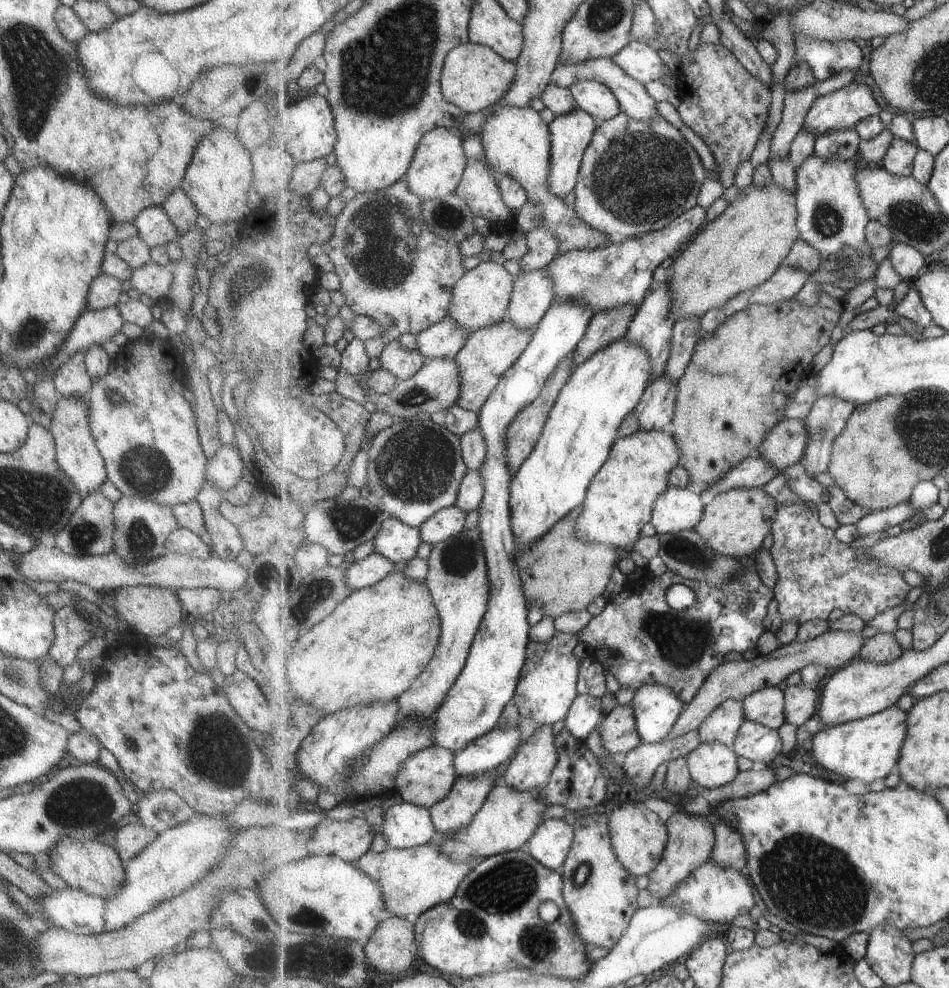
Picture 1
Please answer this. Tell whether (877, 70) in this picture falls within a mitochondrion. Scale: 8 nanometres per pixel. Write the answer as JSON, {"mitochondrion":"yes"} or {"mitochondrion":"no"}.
{"mitochondrion":"no"}

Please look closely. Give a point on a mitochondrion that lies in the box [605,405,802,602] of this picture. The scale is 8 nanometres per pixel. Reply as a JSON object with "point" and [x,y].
{"point":[682,551]}

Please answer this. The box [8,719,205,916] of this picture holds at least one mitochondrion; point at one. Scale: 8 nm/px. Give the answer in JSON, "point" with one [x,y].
{"point":[76,802]}

